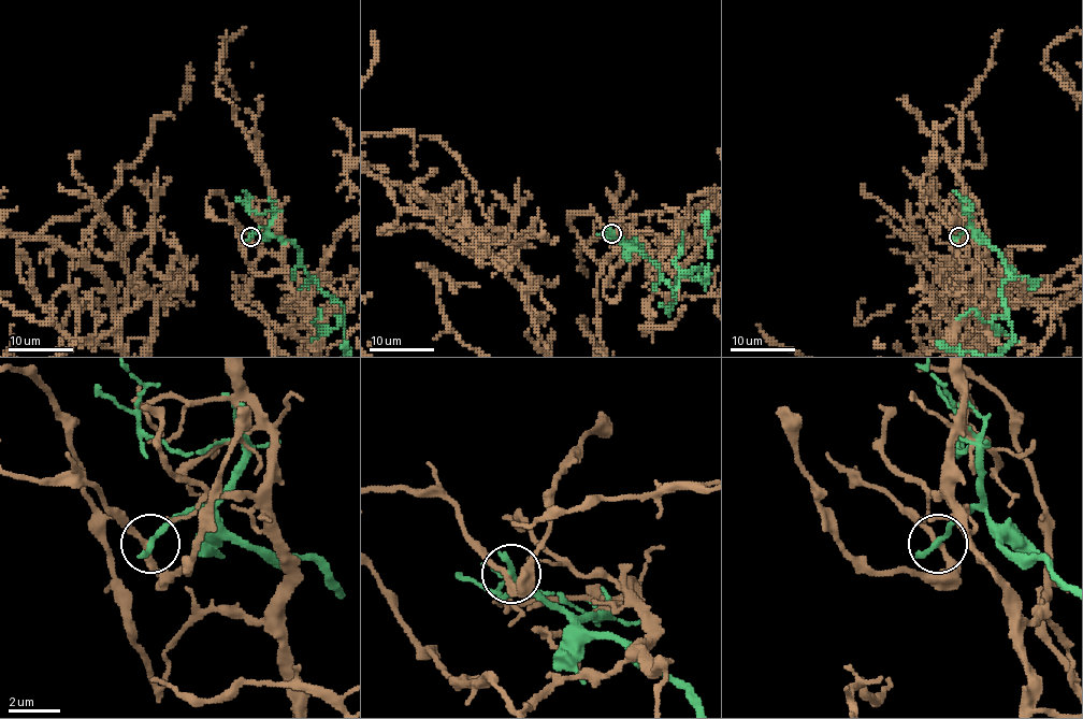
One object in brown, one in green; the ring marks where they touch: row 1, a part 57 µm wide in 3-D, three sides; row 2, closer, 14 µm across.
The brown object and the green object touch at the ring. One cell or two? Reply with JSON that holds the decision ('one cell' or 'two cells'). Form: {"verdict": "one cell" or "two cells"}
{"verdict": "two cells"}

